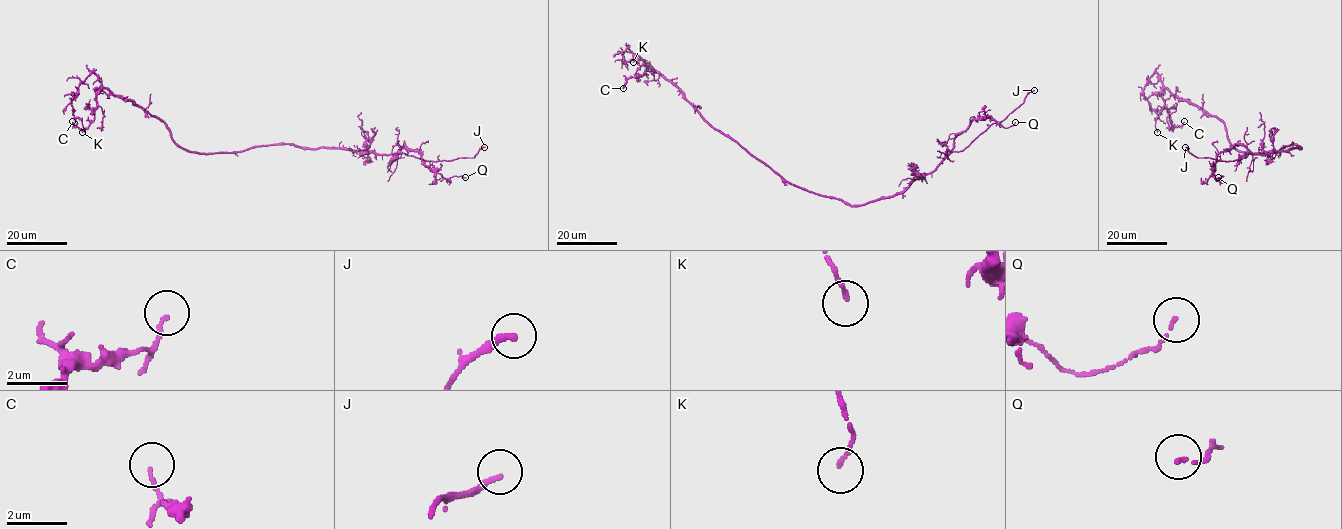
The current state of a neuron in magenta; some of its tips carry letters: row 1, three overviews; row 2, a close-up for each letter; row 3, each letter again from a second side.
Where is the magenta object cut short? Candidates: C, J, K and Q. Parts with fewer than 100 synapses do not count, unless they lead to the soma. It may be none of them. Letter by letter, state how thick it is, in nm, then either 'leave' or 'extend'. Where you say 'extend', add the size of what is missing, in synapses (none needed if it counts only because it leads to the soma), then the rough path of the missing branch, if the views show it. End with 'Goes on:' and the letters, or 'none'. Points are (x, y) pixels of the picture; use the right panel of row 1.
C: 120 nm thick; leave
J: 190 nm thick; extend; missing branch runs (1185, 147), (1195, 153), (1209, 152), (1225, 158), (1216, 159), (1218, 163)
K: 120 nm thick; leave
Q: 100 nm thick; leave
Goes on: J

